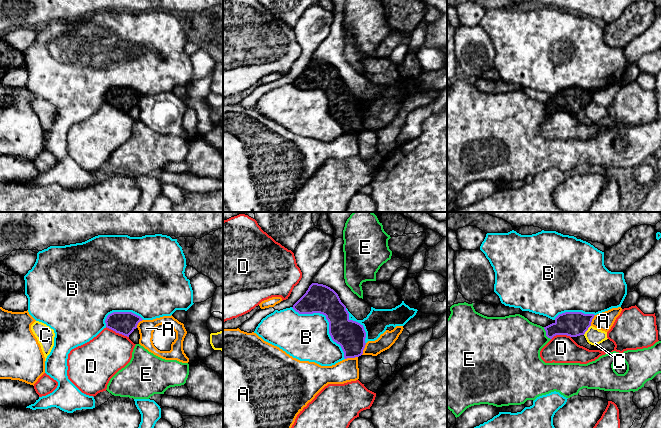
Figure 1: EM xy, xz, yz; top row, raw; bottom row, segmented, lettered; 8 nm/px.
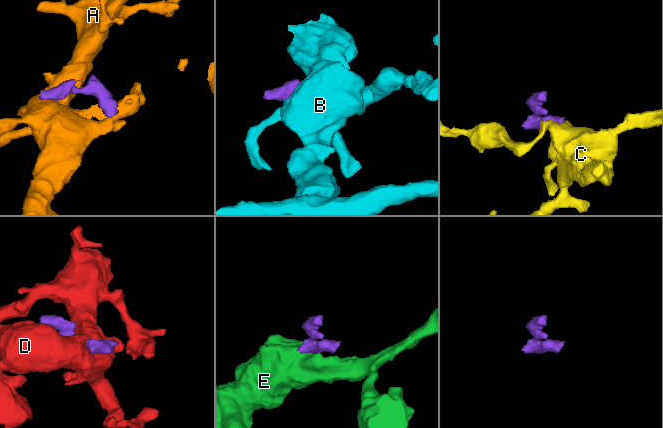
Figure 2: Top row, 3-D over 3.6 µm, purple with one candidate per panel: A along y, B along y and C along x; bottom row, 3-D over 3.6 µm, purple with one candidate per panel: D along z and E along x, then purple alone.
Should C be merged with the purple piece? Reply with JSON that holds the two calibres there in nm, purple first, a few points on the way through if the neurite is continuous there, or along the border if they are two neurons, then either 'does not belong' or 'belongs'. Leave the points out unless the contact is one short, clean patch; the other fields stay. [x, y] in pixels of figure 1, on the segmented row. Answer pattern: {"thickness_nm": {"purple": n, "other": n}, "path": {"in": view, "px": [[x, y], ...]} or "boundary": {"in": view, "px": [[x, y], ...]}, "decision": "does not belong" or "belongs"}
{"thickness_nm": {"purple": 200, "other": 140}, "boundary": {"in": "yz", "px": [[590, 325], [583, 334]]}, "decision": "does not belong"}

